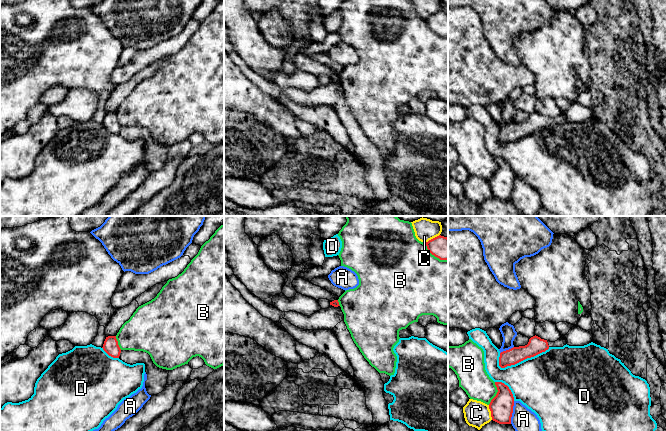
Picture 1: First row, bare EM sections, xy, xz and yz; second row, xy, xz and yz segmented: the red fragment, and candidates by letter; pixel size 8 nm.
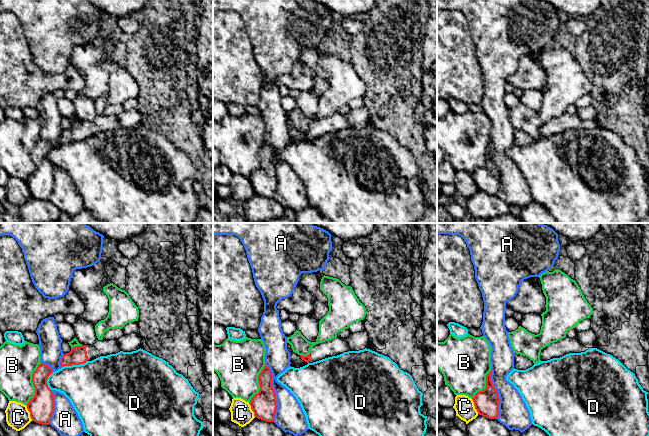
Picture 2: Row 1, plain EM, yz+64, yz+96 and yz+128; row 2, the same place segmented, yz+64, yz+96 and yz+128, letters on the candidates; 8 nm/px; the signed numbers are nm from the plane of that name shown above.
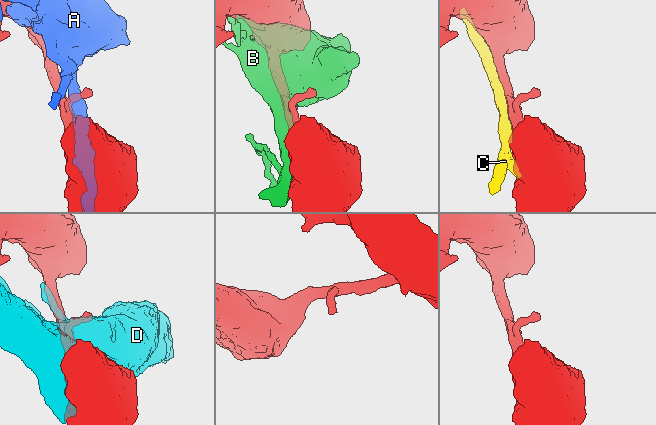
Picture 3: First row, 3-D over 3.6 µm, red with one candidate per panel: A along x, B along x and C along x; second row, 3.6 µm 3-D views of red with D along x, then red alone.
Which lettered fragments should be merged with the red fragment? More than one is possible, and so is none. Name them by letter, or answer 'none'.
none

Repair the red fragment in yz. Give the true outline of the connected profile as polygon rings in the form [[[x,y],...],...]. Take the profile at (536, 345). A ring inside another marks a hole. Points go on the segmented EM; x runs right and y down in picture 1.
[[[535,335],[529,339],[527,345],[513,347],[501,352],[499,357],[499,366],[501,368],[505,368],[507,366],[515,365],[527,358],[531,358],[545,352],[550,347],[563,347],[566,344],[567,342],[564,336],[561,336],[555,342],[550,342]]]

